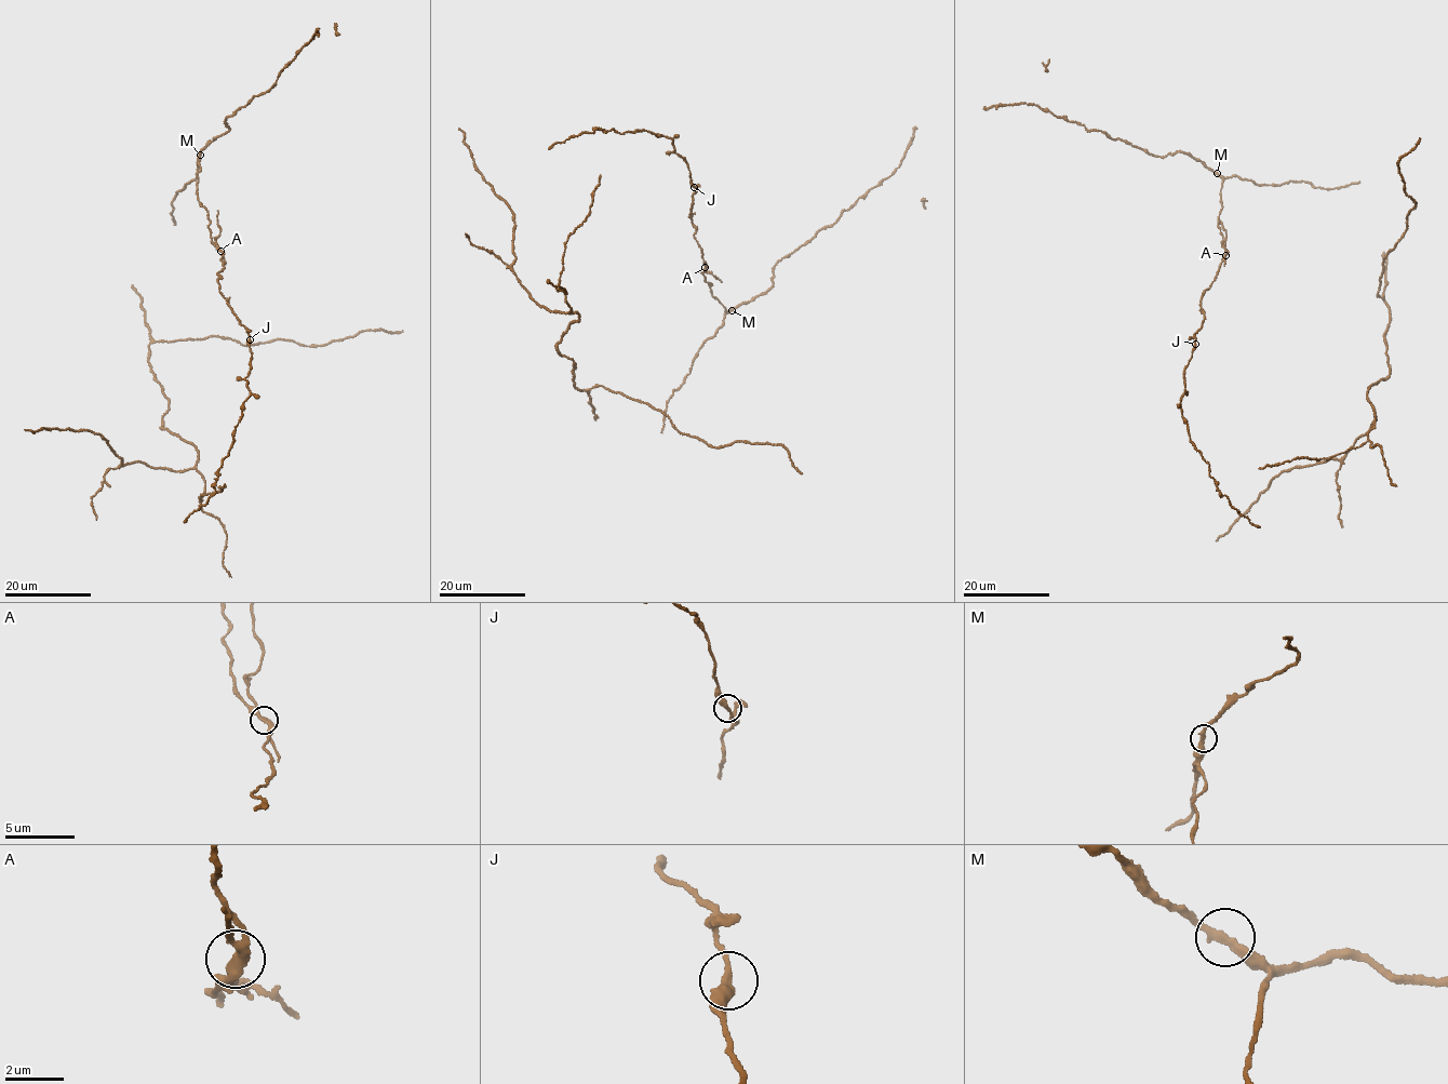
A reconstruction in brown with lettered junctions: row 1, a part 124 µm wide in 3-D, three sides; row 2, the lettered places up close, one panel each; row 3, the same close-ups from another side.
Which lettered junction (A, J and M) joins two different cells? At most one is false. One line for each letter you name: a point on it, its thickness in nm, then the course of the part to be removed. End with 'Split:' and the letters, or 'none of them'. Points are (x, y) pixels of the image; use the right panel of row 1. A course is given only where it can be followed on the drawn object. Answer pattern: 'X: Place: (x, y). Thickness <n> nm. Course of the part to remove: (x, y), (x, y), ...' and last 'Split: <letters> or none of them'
A: Place: (1225, 255). Thickness 300 nm. Course of the part to remove: (1224, 254), (1218, 219)
Split: A

